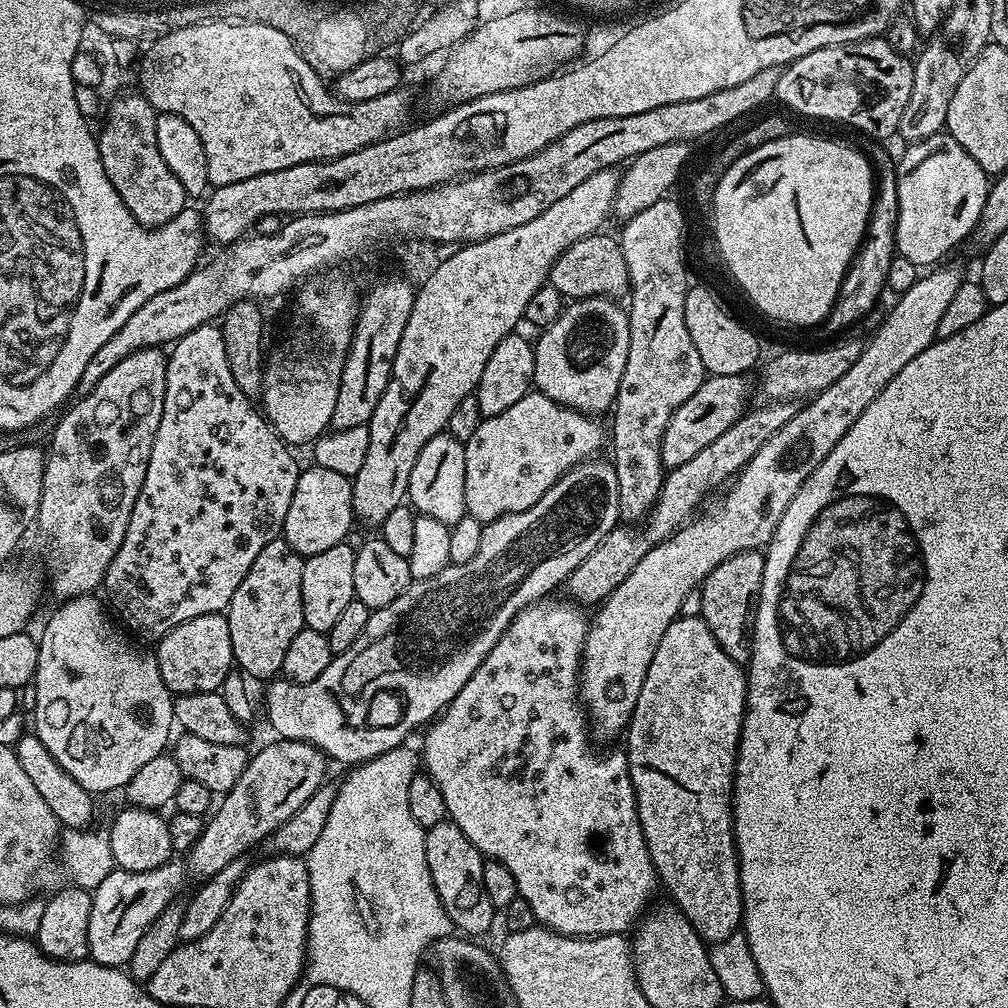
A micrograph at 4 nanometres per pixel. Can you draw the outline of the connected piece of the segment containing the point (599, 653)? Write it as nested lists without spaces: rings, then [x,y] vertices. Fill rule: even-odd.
[[[936,266],[925,271],[908,290],[900,294],[897,304],[881,322],[880,329],[872,337],[867,337],[862,354],[858,354],[858,362],[854,362],[854,366],[850,366],[850,370],[846,370],[846,374],[842,374],[838,382],[811,397],[805,403],[808,404],[805,408],[804,405],[797,407],[794,418],[790,418],[790,422],[786,422],[786,426],[782,426],[782,430],[778,430],[778,434],[774,434],[774,438],[770,438],[770,442],[766,442],[766,446],[762,446],[762,450],[758,450],[758,454],[750,458],[747,466],[736,473],[727,489],[729,492],[717,504],[709,503],[674,535],[653,546],[646,558],[642,558],[642,562],[638,562],[638,566],[634,566],[634,570],[630,570],[630,574],[622,578],[622,586],[613,590],[603,604],[595,609],[596,620],[594,616],[584,643],[584,657],[580,660],[578,691],[590,721],[591,735],[597,741],[612,740],[619,732],[621,735],[627,729],[634,706],[638,702],[638,694],[642,690],[642,682],[646,682],[646,670],[650,670],[650,658],[654,658],[654,650],[658,650],[658,642],[662,642],[662,634],[666,634],[670,622],[674,622],[680,615],[682,598],[686,598],[690,590],[699,588],[710,570],[726,562],[726,558],[739,552],[763,549],[770,543],[774,530],[778,530],[778,522],[782,522],[782,514],[786,514],[786,506],[790,506],[790,498],[798,494],[802,482],[806,482],[806,478],[810,478],[810,474],[818,470],[826,454],[834,450],[842,434],[846,434],[846,430],[854,426],[858,414],[862,414],[862,410],[866,410],[866,406],[874,402],[886,382],[890,382],[890,378],[894,378],[894,374],[898,374],[898,370],[902,370],[902,366],[906,366],[910,358],[918,358],[918,354],[922,354],[922,350],[929,348],[936,339],[938,321],[962,283],[958,269],[944,267]]]

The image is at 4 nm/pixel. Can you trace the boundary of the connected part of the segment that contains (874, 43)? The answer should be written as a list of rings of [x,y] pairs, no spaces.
[[[873,38],[859,40],[856,44],[826,46],[793,60],[780,73],[775,99],[804,116],[813,116],[816,120],[841,120],[842,123],[873,136],[876,142],[883,142],[888,135],[897,131],[913,87],[913,61],[905,53],[894,50],[887,39]]]

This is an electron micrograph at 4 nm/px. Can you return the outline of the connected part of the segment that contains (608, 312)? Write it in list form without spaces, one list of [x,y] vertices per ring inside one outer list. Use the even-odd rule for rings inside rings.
[[[587,296],[581,300],[573,300],[565,303],[560,309],[560,317],[553,324],[549,324],[547,328],[539,333],[540,337],[535,337],[534,347],[534,378],[532,379],[535,391],[546,394],[546,398],[550,398],[554,402],[558,402],[567,408],[573,408],[575,412],[585,414],[600,414],[596,412],[607,413],[609,409],[616,403],[616,395],[618,394],[618,386],[622,382],[622,370],[626,370],[626,354],[630,354],[630,322],[628,321],[628,309],[622,303],[607,296]]]

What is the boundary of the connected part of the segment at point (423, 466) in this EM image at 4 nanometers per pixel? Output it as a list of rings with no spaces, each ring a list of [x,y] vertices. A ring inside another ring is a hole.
[[[448,431],[439,432],[418,454],[414,470],[410,470],[410,486],[406,497],[407,503],[421,516],[438,518],[438,522],[449,526],[456,524],[466,514],[466,454],[464,441],[451,436]]]

